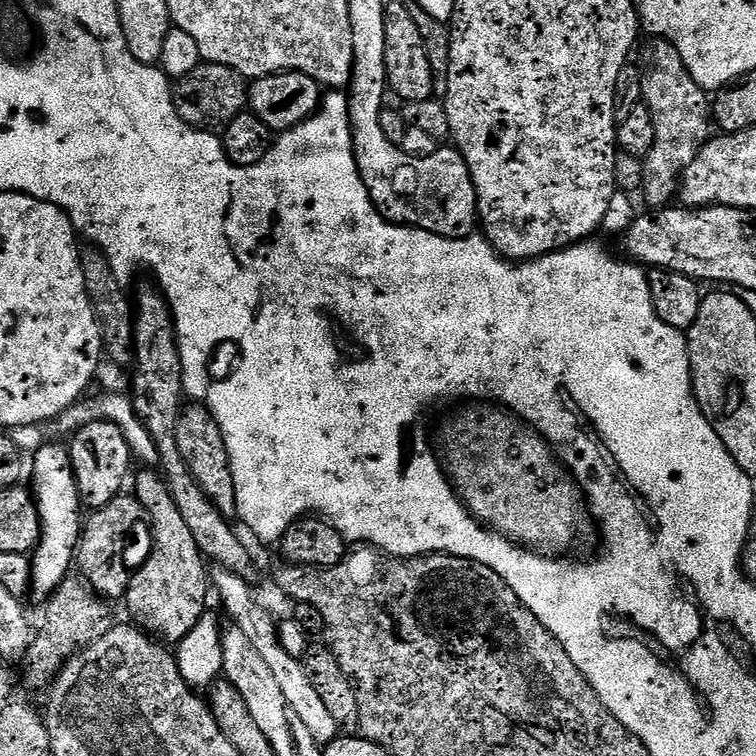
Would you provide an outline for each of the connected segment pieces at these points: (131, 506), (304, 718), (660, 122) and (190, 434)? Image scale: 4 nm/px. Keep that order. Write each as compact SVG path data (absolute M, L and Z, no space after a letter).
M121 494L106 502L106 506L95 509L89 516L92 517L89 520L87 517L80 529L80 543L74 557L75 567L97 596L108 602L123 601L130 577L130 567L124 561L124 547L128 544L128 535L139 526L140 519L145 519L144 508L135 495Z
M219 566L211 569L210 584L214 589L215 595L216 592L220 595L220 600L224 603L224 608L228 611L229 618L232 619L229 620L231 627L242 630L242 634L246 634L246 639L258 649L258 654L266 661L266 666L272 671L278 687L282 689L282 695L286 697L286 702L290 702L290 707L293 708L294 714L298 714L298 719L306 726L306 730L310 730L310 735L314 737L314 742L318 742L321 746L327 746L331 740L336 739L338 725L334 722L330 709L322 703L318 690L314 690L314 686L310 686L310 678L306 678L304 661L293 658L286 650L286 646L282 646L278 620L275 620L260 605L259 598L252 593L253 585L238 574Z
M652 38L647 42L649 44L644 49L639 49L639 63L642 65L640 81L642 102L654 118L656 137L654 150L650 150L650 154L643 159L642 197L644 196L649 209L659 210L673 203L686 166L694 162L702 145L707 144L710 139L710 96L698 86L698 82L694 82L694 78L690 78L690 70L686 70L682 54L678 54L678 50L674 50L670 42L659 38Z
M192 402L181 411L176 423L176 437L178 438L178 450L198 486L214 502L214 506L223 516L232 518L237 515L236 487L234 486L234 474L232 473L232 457L230 449L226 446L222 430L218 422L212 417L212 413L200 402Z

